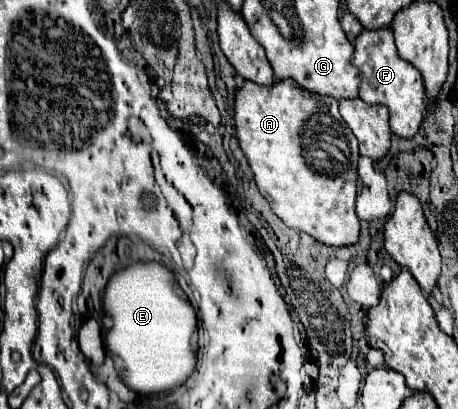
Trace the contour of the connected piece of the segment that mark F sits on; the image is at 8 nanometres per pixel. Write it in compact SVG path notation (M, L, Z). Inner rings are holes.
M389 27L369 31L365 29L355 39L355 53L353 53L353 65L359 67L365 81L361 81L359 97L365 103L381 103L389 107L389 125L391 131L399 137L411 139L425 117L427 111L427 97L425 97L425 85L421 73L409 65L409 61L401 59L395 43L393 43L393 31Z

